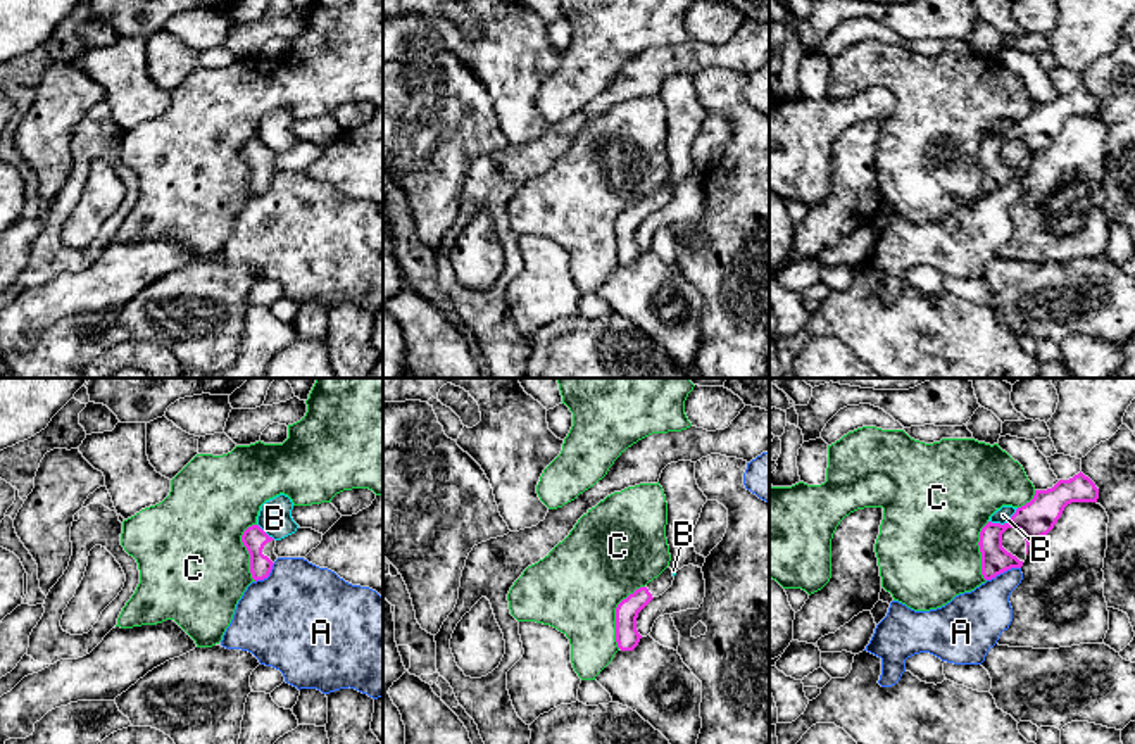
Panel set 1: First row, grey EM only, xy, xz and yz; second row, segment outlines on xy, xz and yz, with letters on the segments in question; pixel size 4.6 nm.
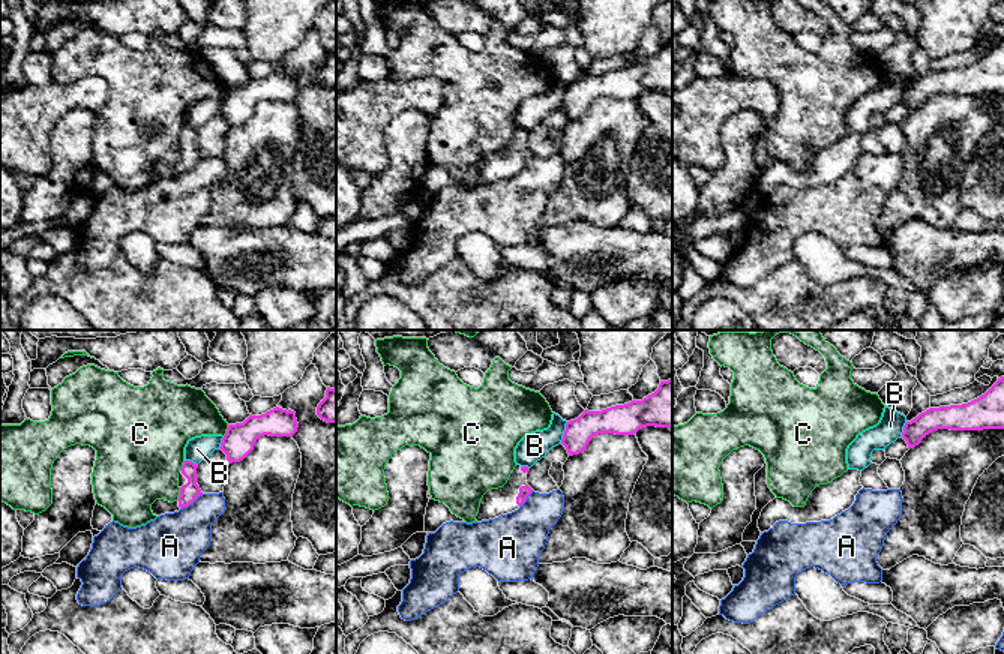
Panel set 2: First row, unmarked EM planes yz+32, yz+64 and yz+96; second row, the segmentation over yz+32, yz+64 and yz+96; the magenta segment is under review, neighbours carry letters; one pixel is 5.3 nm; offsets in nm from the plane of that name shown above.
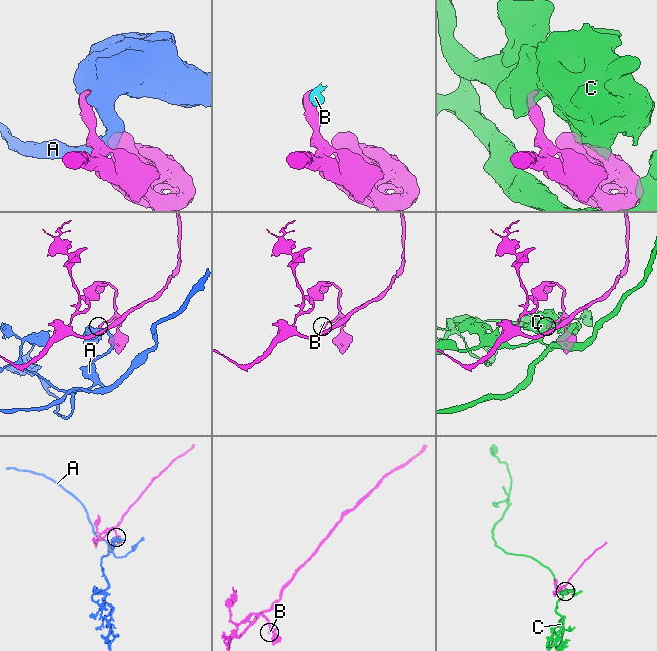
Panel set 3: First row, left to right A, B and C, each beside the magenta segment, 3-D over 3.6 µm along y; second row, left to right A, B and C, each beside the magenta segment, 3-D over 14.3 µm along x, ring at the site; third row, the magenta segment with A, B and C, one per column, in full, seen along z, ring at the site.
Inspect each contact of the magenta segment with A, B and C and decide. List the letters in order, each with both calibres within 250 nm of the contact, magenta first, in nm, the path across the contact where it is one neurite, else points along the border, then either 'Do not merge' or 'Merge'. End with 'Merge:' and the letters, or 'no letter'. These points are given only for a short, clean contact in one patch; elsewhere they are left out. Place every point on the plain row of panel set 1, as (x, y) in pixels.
A: Thickness 140 nm (magenta) against 260 nm. Do not merge
B: Thickness 170 nm (magenta) against 70 nm. Boundary: yz (1018, 121), (1003, 137), (989, 135). Do not merge
C: Thickness 110 nm (magenta) against 400 nm. Do not merge
Merge: no letter

